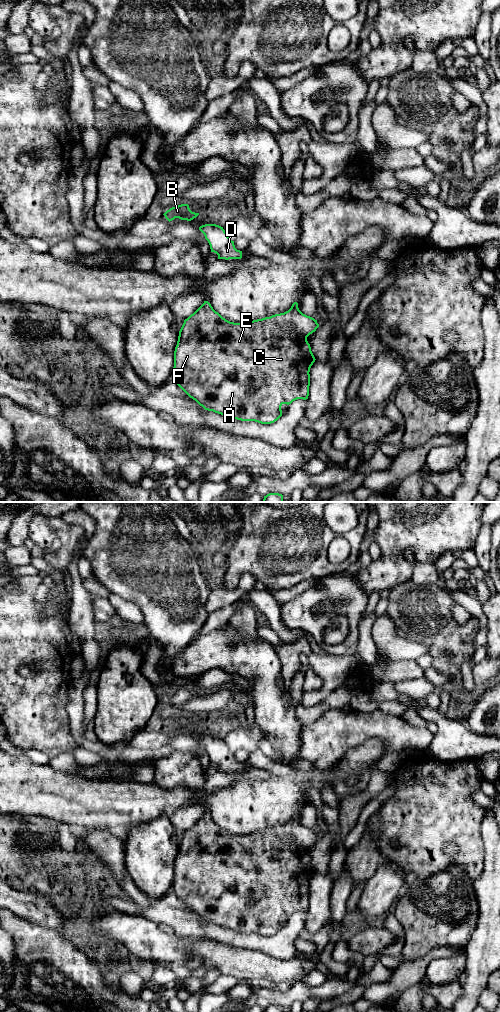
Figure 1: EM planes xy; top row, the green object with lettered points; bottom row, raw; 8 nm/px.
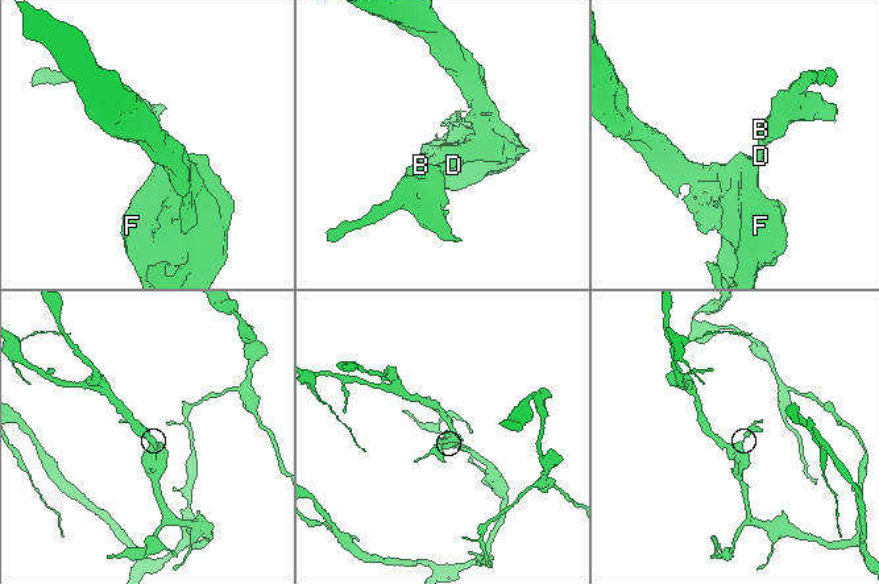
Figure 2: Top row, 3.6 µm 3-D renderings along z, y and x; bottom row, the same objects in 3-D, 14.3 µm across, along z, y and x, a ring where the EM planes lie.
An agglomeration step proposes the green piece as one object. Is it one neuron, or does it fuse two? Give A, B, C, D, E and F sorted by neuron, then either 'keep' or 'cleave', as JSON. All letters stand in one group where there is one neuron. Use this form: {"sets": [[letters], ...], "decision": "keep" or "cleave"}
{"sets": [["A", "B", "C", "D", "E", "F"]], "decision": "keep"}

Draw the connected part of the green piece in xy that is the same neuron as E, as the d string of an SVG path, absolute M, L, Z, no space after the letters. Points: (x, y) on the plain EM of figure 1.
M208 813L187 831L179 843L174 863L173 890L175 895L205 922L241 933L271 936L282 928L281 918L297 911L308 911L310 880L315 874L307 849L319 839L317 832L303 826L298 815L280 826L245 835L223 830Z

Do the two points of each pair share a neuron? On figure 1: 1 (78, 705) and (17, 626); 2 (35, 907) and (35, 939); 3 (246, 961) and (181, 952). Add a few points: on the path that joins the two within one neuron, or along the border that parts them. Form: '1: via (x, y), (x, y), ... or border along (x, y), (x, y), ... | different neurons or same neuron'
1: border along (72, 680), (67, 704), (69, 717) | different neurons
2: border along (13, 914), (56, 931) | different neurons
3: via (230, 960), (215, 956), (209, 951), (197, 951) | same neuron

